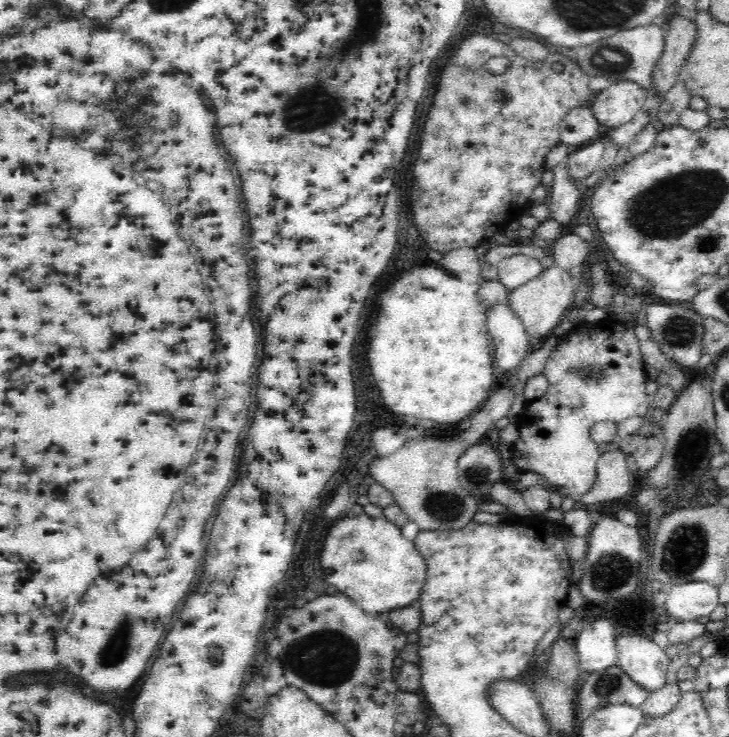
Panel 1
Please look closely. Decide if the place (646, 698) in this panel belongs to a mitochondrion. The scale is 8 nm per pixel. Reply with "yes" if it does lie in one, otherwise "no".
no

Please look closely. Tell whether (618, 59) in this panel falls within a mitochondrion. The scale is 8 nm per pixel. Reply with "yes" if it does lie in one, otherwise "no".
yes

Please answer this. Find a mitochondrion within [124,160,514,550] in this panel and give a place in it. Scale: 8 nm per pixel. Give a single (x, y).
(447, 507)

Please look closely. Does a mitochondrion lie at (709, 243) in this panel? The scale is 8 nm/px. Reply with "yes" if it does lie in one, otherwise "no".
yes

